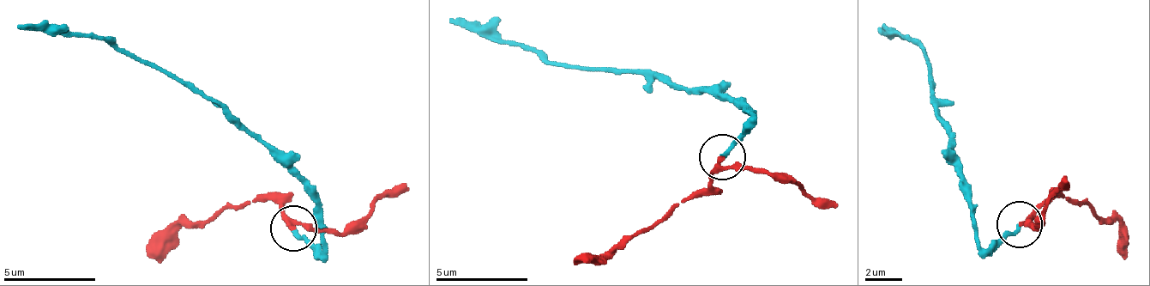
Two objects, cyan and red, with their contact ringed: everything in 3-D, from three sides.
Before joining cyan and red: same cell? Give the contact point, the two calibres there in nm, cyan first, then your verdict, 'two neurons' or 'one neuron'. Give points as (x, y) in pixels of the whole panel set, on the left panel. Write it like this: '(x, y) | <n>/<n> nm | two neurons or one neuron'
(293, 228) | 200/220 nm | one neuron

